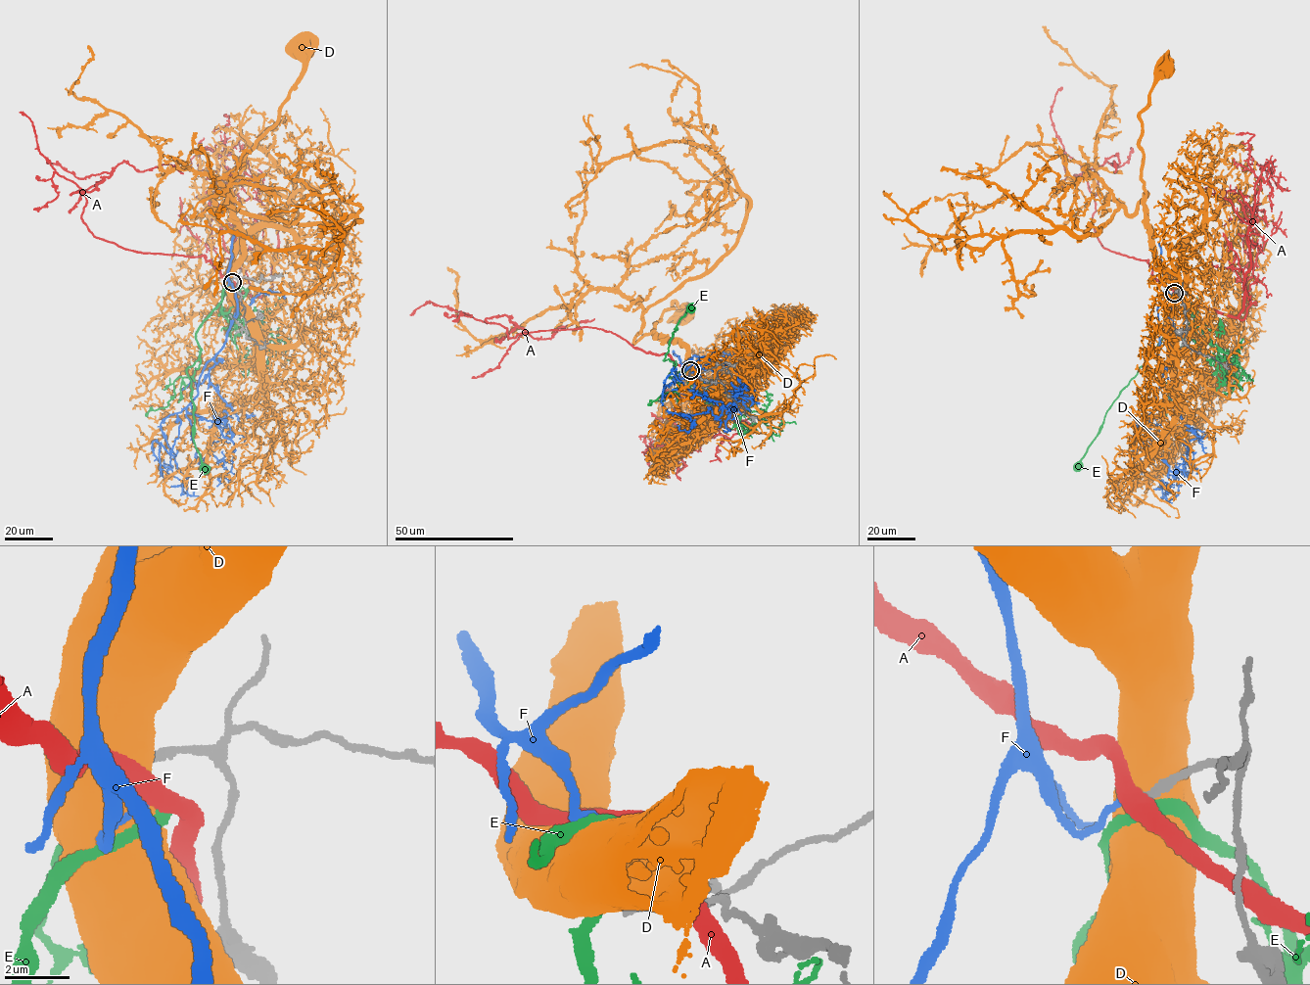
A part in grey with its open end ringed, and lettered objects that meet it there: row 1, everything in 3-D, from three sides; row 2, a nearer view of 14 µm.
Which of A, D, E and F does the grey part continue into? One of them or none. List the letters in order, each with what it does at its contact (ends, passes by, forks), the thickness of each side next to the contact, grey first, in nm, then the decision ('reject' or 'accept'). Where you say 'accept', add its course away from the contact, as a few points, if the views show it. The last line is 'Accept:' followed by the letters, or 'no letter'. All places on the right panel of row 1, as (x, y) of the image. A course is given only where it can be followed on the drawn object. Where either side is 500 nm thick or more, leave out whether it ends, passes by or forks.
A: 200 nm thick on the grey side, 500 nm on the other; reject
D: 260 nm thick on the grey side, 950 nm on the other; reject
E: it passes by; 240 nm thick on the grey side, 320 nm on the other; reject
F: it ends there; 190 nm thick on the grey side, 170 nm on the other; accept; it runs (1174, 293), (1165, 291), (1157, 309), (1162, 380), (1134, 448), (1159, 441), (1176, 468), (1191, 473), (1188, 452)
Accept: F

